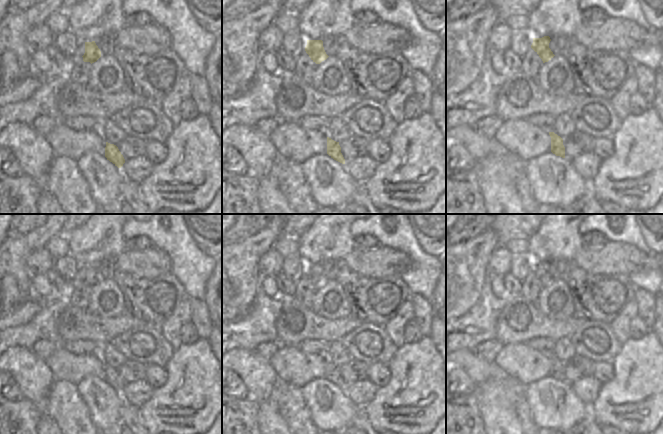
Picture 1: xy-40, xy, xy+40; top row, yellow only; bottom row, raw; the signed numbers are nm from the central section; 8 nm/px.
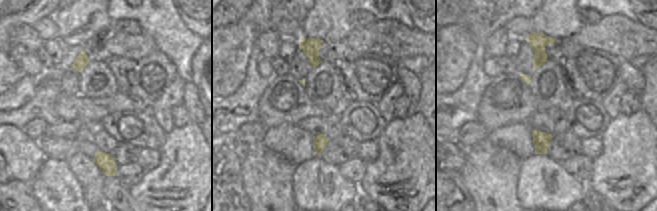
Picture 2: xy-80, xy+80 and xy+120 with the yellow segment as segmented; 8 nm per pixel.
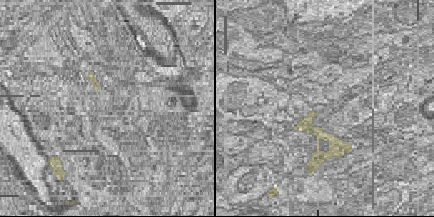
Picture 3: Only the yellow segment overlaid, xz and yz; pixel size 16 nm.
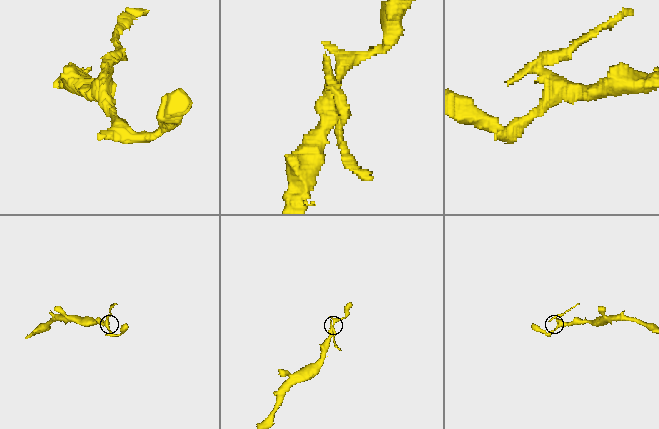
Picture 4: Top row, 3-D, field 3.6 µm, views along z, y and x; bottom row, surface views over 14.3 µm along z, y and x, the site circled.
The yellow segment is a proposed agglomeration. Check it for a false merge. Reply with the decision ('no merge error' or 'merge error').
merge error

